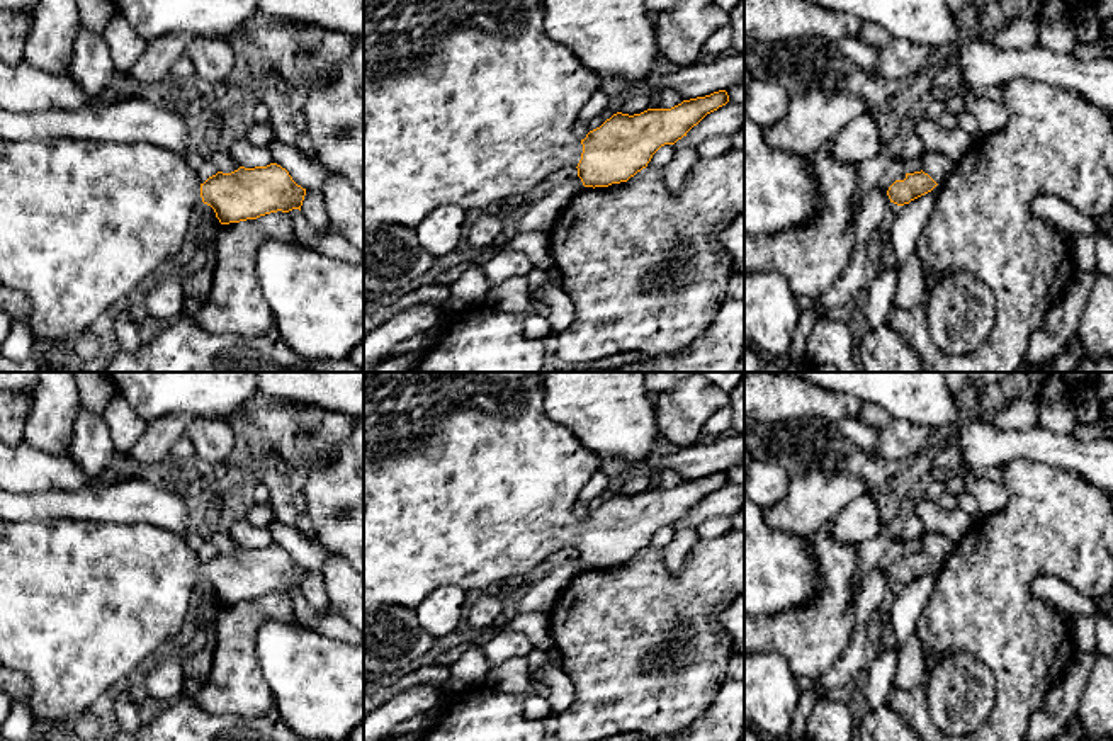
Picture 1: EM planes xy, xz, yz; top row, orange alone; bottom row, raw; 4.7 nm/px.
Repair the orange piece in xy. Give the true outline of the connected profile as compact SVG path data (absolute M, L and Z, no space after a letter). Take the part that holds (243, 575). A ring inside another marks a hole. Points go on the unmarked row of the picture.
M78 518L58 520L0 520L0 665L22 673L31 683L31 709L36 716L51 719L53 722L70 721L76 722L90 714L90 707L102 693L112 687L122 687L124 680L155 651L172 649L184 620L187 617L192 593L201 583L211 586L221 605L257 600L270 593L289 593L302 586L306 569L297 566L289 552L277 544L267 547L245 549L240 547L231 554L218 552L204 564L199 563L197 551L194 551L184 535L158 529L148 523L110 523Z

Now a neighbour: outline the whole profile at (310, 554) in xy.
M272 520L268 534L274 544L289 552L292 561L306 571L323 571L325 563L333 556L319 540L302 535L296 527Z

